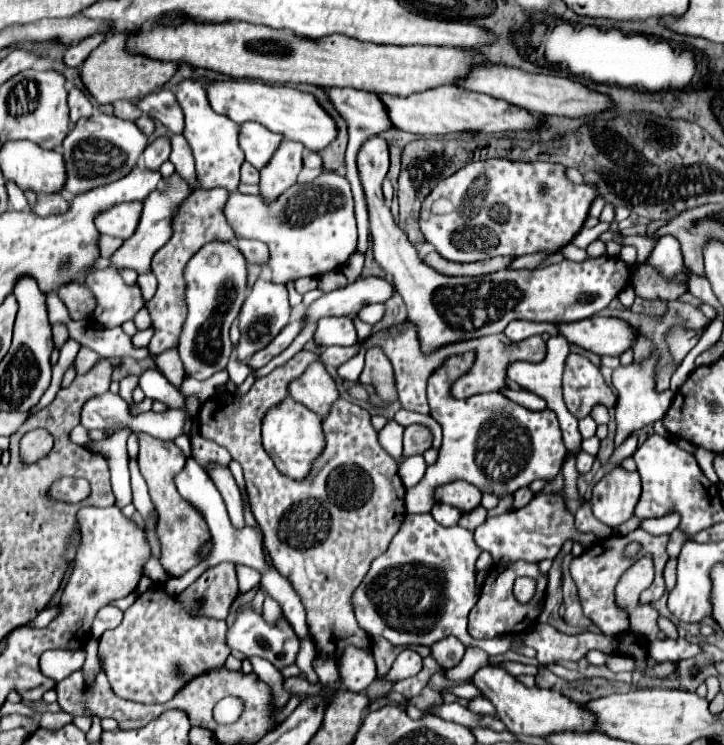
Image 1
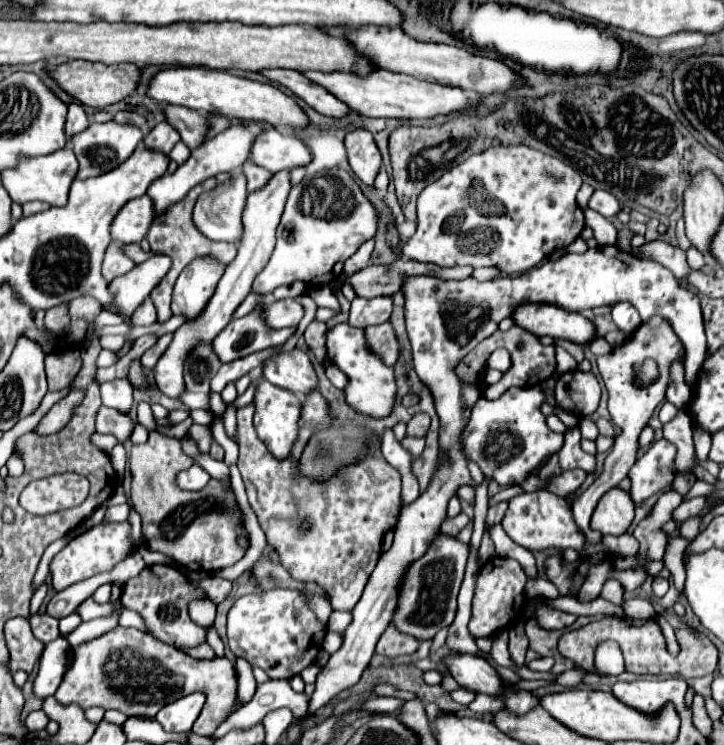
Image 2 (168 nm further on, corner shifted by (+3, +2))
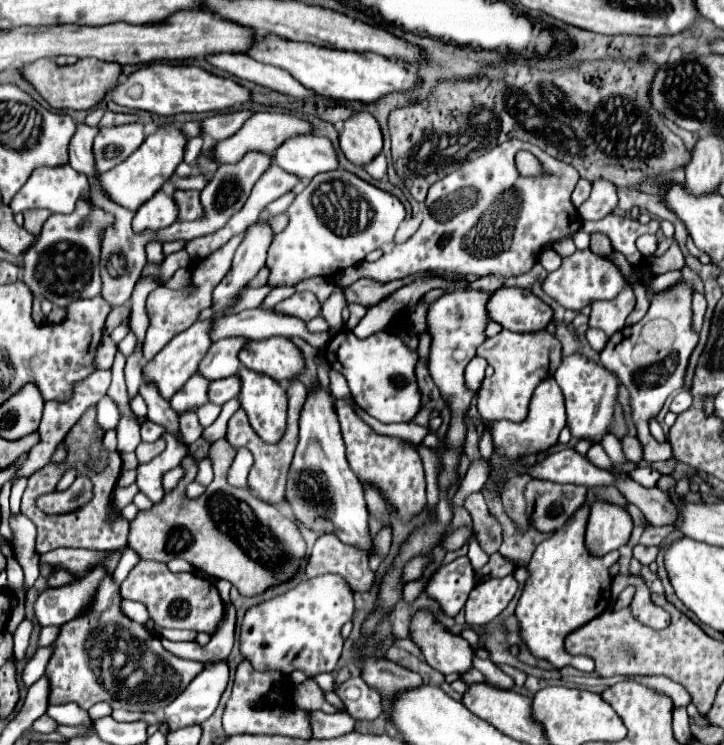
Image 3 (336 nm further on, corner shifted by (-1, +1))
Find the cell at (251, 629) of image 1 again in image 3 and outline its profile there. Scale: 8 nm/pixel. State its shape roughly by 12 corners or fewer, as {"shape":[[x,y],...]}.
{"shape":[[342,576],[246,610],[256,670],[332,672],[352,618]]}

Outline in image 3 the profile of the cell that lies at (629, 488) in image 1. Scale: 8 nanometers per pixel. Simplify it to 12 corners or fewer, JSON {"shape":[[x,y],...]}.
{"shape":[[608,500],[590,508],[586,548],[608,554],[628,542],[634,522]]}

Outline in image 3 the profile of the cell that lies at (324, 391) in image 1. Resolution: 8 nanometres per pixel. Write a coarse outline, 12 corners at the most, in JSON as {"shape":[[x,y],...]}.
{"shape":[[276,336],[250,342],[240,362],[276,382],[296,380],[302,350]]}

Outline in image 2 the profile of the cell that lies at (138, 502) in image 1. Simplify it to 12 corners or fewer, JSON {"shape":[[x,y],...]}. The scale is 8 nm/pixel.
{"shape":[[100,407],[98,433],[128,439],[134,423],[120,411]]}

